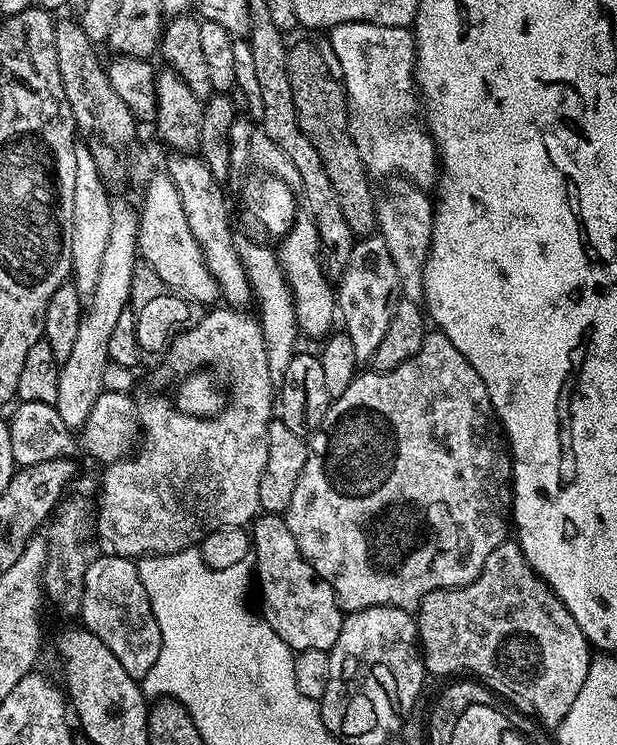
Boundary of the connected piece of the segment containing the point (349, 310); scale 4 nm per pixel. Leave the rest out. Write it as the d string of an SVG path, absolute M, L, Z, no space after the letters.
M373 234L353 243L341 272L344 273L340 276L340 289L338 286L334 292L338 316L344 319L343 331L348 333L350 342L354 342L354 358L358 362L368 362L390 327L390 318L400 292L398 270L394 270L386 242L379 234Z

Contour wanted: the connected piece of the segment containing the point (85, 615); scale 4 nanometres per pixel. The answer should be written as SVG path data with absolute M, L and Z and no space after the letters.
M97 555L90 570L86 570L86 590L82 594L80 611L82 624L89 632L102 638L102 642L106 642L106 650L122 662L122 670L140 682L158 658L162 634L158 630L146 586L142 586L142 578L136 569L137 561L127 556L107 555Z

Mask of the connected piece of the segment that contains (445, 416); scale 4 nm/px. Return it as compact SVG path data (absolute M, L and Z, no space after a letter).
M429 331L418 354L414 354L414 358L406 358L402 366L394 366L394 370L389 372L367 371L361 371L353 378L346 394L335 397L329 403L319 428L307 437L306 466L298 478L294 498L290 498L286 519L290 534L294 534L294 542L298 542L298 550L304 555L304 560L320 579L332 587L336 601L345 613L374 606L415 610L420 606L420 599L434 590L461 588L474 582L482 566L486 566L486 558L494 554L503 540L509 539L510 509L514 504L512 454L499 423L494 419L492 399L486 390L486 382L482 382L478 370L470 366L458 346L454 346L454 342L446 338L444 331Z

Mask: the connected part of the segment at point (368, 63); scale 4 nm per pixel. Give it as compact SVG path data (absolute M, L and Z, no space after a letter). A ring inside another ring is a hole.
M337 24L331 29L335 67L348 97L348 131L365 169L373 177L399 174L418 188L431 189L438 180L438 153L422 115L422 101L416 86L416 37L408 28L391 28L377 24Z

